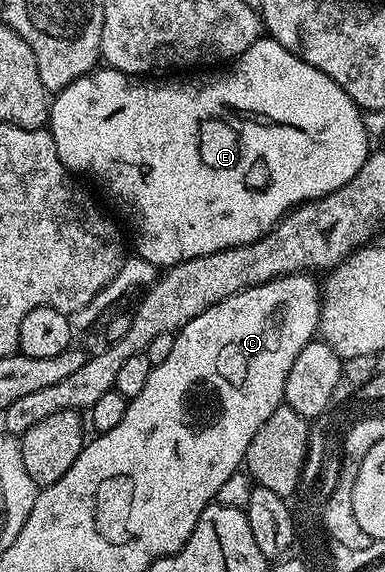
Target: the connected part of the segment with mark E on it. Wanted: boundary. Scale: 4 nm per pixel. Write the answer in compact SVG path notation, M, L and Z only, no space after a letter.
M260 37L230 65L204 75L207 75L204 79L183 79L180 83L154 83L151 80L154 78L126 75L124 71L103 65L73 81L68 87L54 92L49 103L49 130L57 149L57 157L68 171L84 171L107 190L108 197L115 202L116 209L127 218L127 223L131 226L131 235L135 238L134 254L152 263L156 269L176 267L179 263L193 261L193 257L205 257L221 249L257 241L265 233L272 231L276 223L294 207L307 203L310 199L325 197L341 189L341 185L353 181L353 177L357 177L357 169L365 165L369 154L369 132L363 123L364 112L360 111L349 93L345 93L345 89L341 89L337 81L321 73L321 69L289 53L289 49L285 49L285 45L275 39Z

